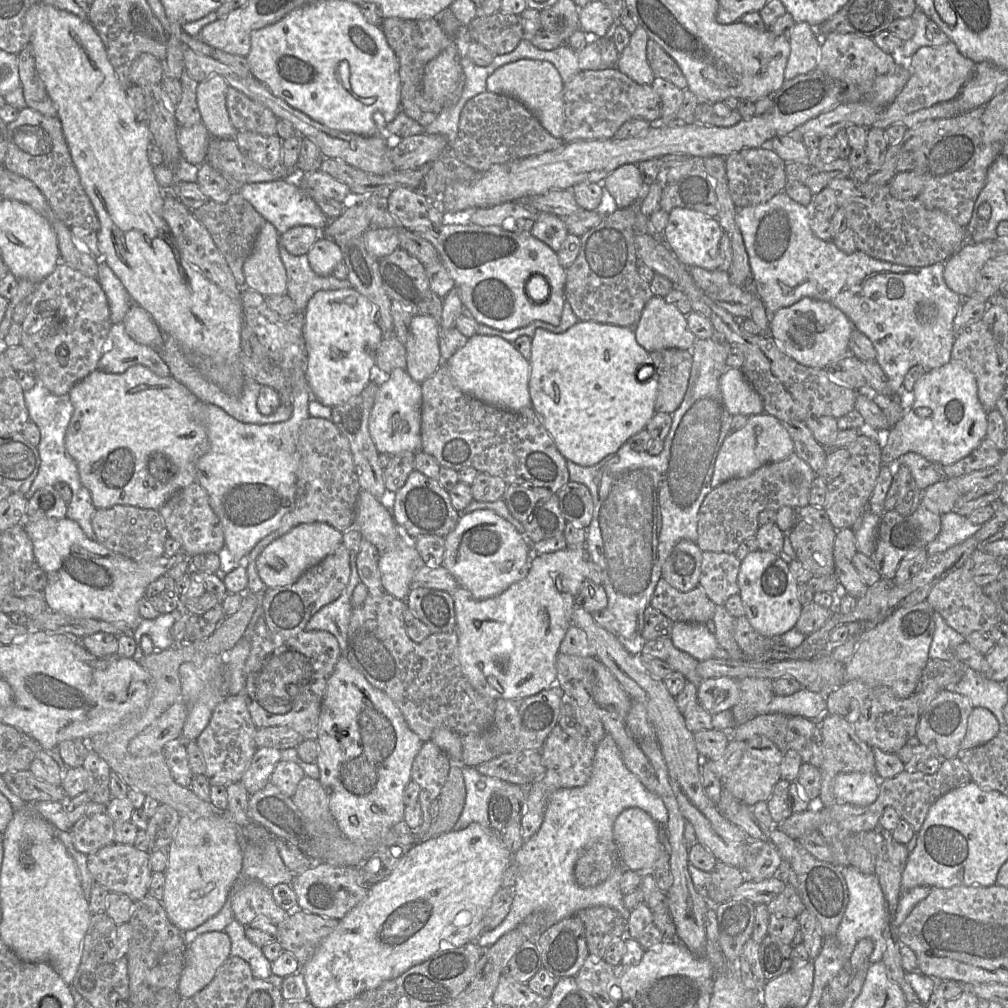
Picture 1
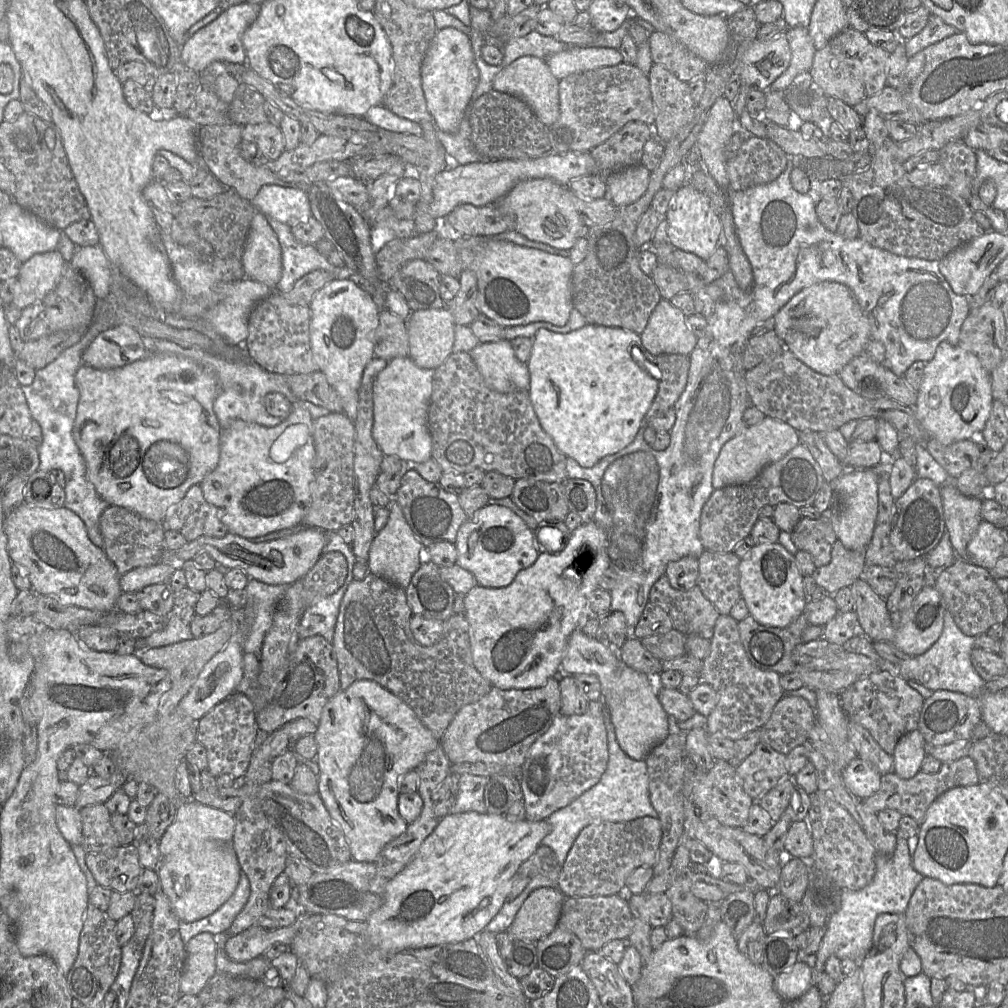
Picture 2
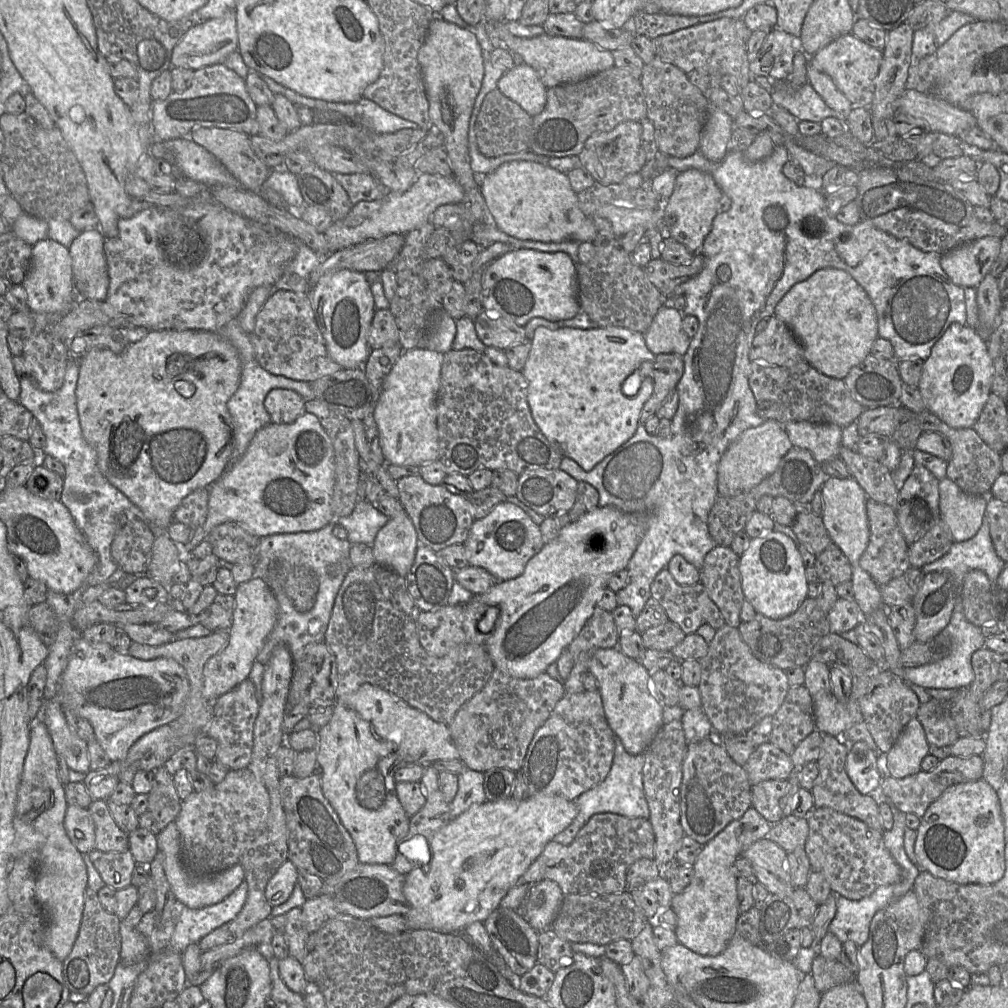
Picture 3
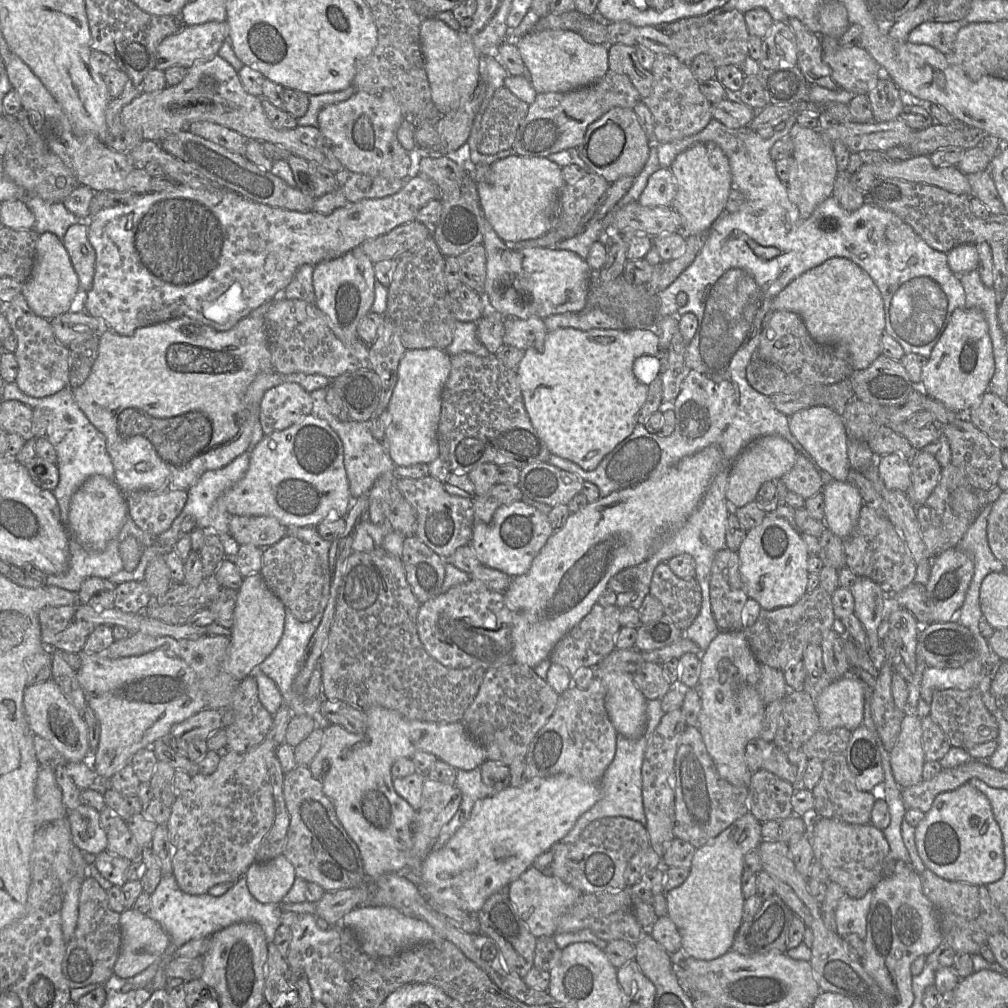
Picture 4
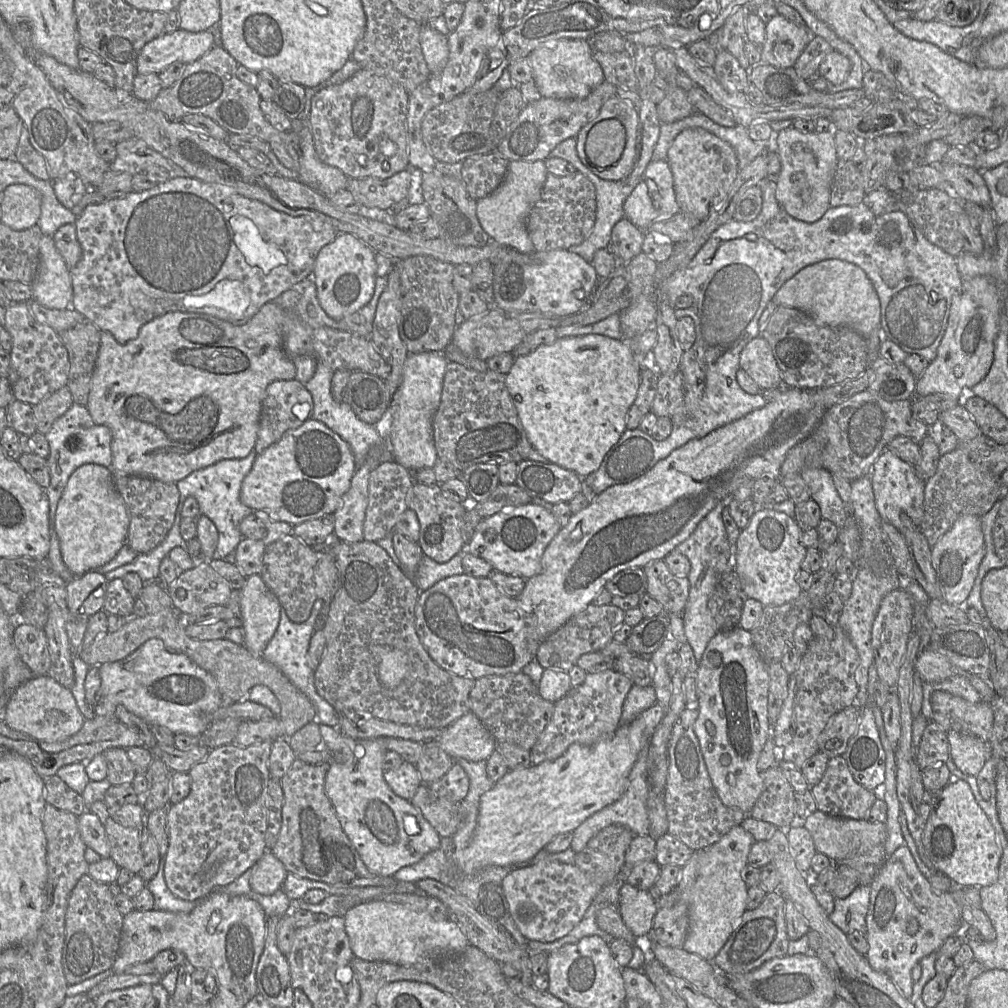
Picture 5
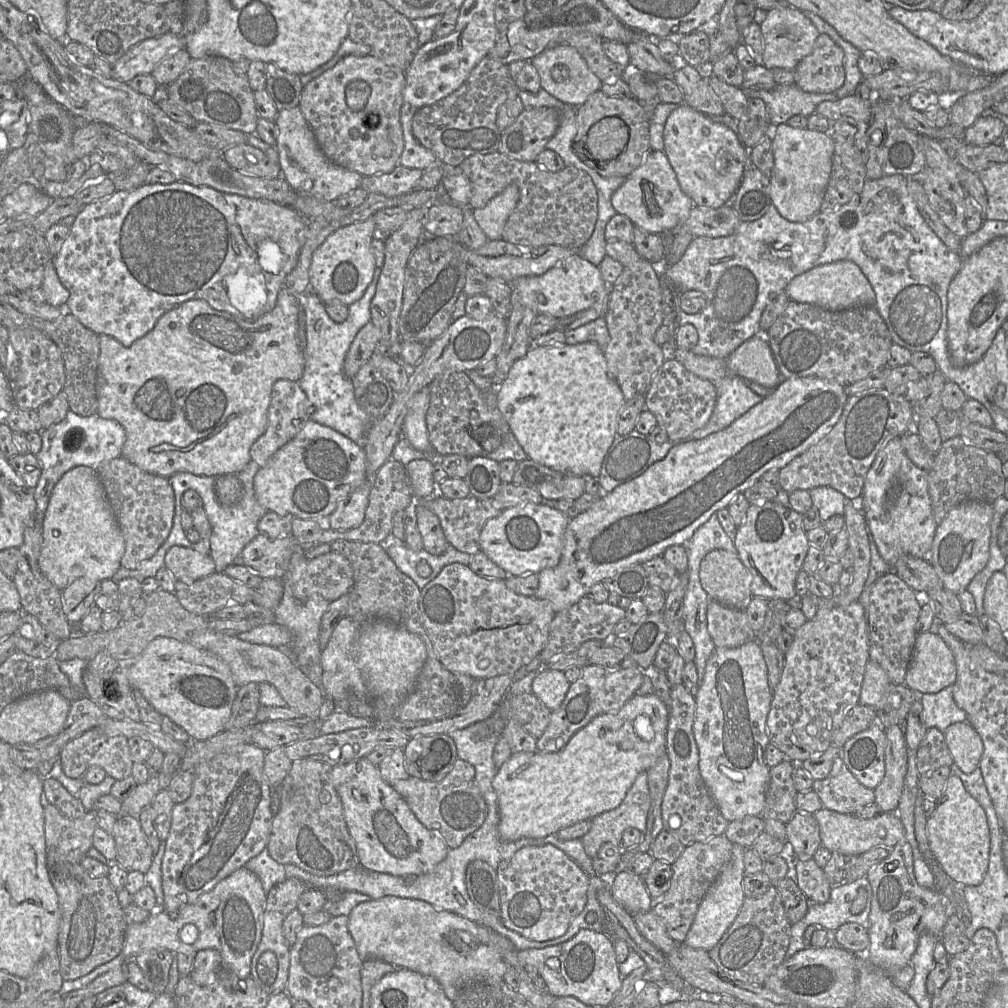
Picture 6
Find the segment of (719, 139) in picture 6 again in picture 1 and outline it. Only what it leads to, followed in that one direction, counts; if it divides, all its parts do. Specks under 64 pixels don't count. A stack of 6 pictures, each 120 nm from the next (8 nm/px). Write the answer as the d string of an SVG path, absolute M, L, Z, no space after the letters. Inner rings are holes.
M677 207L669 213L668 224L663 231L663 240L686 267L696 266L717 270L721 265L719 247L723 234L724 231L717 218Z

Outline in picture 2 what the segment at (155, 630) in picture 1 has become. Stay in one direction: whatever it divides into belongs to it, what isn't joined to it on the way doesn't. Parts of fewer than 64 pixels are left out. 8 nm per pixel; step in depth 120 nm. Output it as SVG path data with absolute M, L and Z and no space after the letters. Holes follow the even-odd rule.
M175 607L166 616L168 617L168 623L162 630L156 631L144 639L135 639L136 652L142 652L147 648L163 647L194 638L190 626L180 619Z

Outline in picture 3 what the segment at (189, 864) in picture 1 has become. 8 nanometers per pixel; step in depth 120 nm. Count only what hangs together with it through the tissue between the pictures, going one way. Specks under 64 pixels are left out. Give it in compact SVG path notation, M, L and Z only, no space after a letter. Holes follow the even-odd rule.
M175 820L157 834L158 851L164 857L164 871L175 898L189 908L199 909L221 902L245 879L244 869L235 864L221 872L197 876L189 873L180 859L180 834Z

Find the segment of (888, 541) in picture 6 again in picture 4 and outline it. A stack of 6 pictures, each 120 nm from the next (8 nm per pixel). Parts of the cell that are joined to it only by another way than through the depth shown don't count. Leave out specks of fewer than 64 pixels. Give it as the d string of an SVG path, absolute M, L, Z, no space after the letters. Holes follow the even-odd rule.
M899 454L880 456L876 461L877 472L884 486L890 490L907 492L911 483L911 467Z

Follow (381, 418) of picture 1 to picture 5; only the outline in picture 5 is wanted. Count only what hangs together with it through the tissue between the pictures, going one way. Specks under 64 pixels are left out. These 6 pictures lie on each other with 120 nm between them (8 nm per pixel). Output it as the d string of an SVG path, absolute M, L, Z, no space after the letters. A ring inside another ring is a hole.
M441 351L408 353L403 365L400 385L391 399L390 448L394 461L410 471L432 468L438 459L433 438L433 418L440 404L448 362Z

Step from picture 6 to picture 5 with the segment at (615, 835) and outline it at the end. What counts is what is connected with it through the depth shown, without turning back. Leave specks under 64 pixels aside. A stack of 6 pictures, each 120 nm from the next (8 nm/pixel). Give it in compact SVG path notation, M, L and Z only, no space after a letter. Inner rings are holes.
M647 742L639 752L636 762L627 779L627 789L620 799L606 806L600 811L588 817L579 827L573 831L573 838L570 848L575 852L581 852L588 841L603 828L612 824L621 824L627 826L634 835L648 835L650 822L647 812L647 800L649 792L649 776L647 758L650 748L650 742Z

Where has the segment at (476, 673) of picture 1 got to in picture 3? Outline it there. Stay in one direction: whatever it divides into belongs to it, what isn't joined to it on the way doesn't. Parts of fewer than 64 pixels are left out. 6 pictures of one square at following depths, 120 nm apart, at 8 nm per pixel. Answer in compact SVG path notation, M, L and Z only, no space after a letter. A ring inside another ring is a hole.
M613 506L597 507L586 512L578 521L568 524L556 539L545 544L540 552L528 561L522 575L497 582L487 592L479 595L480 600L488 607L498 608L495 626L488 633L485 644L495 668L520 679L532 679L546 673L548 666L557 662L562 652L567 650L591 618L610 578L627 568L644 536L646 526L645 515L625 513Z

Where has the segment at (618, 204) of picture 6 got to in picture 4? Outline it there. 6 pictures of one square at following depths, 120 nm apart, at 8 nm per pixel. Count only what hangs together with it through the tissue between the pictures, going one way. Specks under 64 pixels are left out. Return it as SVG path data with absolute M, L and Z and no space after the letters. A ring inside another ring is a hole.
M660 168L648 179L638 203L646 207L671 207L676 196L676 182L669 168Z

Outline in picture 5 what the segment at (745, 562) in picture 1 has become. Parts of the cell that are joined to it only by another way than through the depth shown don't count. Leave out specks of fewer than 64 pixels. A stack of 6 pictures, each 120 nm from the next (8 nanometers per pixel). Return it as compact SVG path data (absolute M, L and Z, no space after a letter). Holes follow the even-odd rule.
M768 508L756 510L736 544L735 571L746 598L758 600L765 607L781 606L800 596L797 576L807 552L801 543L802 533L797 521L787 514Z

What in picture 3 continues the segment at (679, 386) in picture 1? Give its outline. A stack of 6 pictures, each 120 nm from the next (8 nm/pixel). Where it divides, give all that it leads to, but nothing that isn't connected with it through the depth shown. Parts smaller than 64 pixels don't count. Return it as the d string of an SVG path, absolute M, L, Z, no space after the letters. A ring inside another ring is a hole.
M662 353L655 357L653 362L642 364L640 369L635 372L635 375L640 373L641 378L650 376L654 381L654 390L651 397L646 401L640 414L639 422L644 424L651 416L656 415L656 412L661 407L671 390L677 387L684 371L683 357L678 354Z

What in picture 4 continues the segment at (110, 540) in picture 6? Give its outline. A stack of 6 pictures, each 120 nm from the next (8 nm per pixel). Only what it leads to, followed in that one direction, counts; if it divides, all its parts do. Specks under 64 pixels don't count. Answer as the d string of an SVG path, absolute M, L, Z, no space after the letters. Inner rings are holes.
M102 475L89 477L73 494L68 522L76 541L86 550L102 551L120 533L128 517L125 494L118 485Z

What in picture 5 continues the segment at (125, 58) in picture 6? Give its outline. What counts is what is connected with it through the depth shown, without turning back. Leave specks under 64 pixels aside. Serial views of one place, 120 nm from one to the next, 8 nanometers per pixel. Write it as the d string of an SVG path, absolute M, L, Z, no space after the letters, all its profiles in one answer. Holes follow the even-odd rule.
M179 28L148 42L137 57L137 75L160 74L175 62L196 61L215 46L212 29L195 33Z

